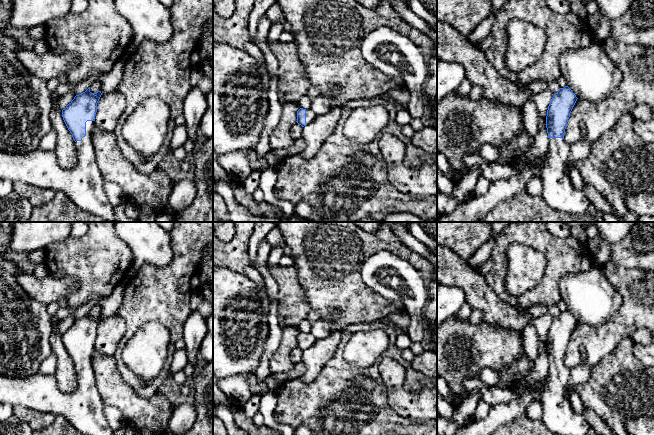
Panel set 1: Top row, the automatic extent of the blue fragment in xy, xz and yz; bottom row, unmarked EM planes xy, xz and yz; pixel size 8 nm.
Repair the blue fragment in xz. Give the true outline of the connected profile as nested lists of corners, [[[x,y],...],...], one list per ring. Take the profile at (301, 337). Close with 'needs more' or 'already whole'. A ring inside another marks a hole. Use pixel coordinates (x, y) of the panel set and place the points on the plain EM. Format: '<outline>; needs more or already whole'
[[[300,332],[297,335],[297,347],[302,351],[314,345],[316,338],[311,333]]]; needs more

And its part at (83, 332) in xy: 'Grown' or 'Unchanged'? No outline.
Grown

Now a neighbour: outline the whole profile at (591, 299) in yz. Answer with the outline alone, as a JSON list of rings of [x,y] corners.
[[[596,265],[589,271],[563,276],[559,291],[576,321],[593,327],[607,323],[623,302],[620,293]]]

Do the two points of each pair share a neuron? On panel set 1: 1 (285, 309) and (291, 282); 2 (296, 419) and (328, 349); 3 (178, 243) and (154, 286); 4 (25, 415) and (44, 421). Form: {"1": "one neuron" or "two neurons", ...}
{"1": "one neuron", "2": "two neurons", "3": "one neuron", "4": "one neuron"}

